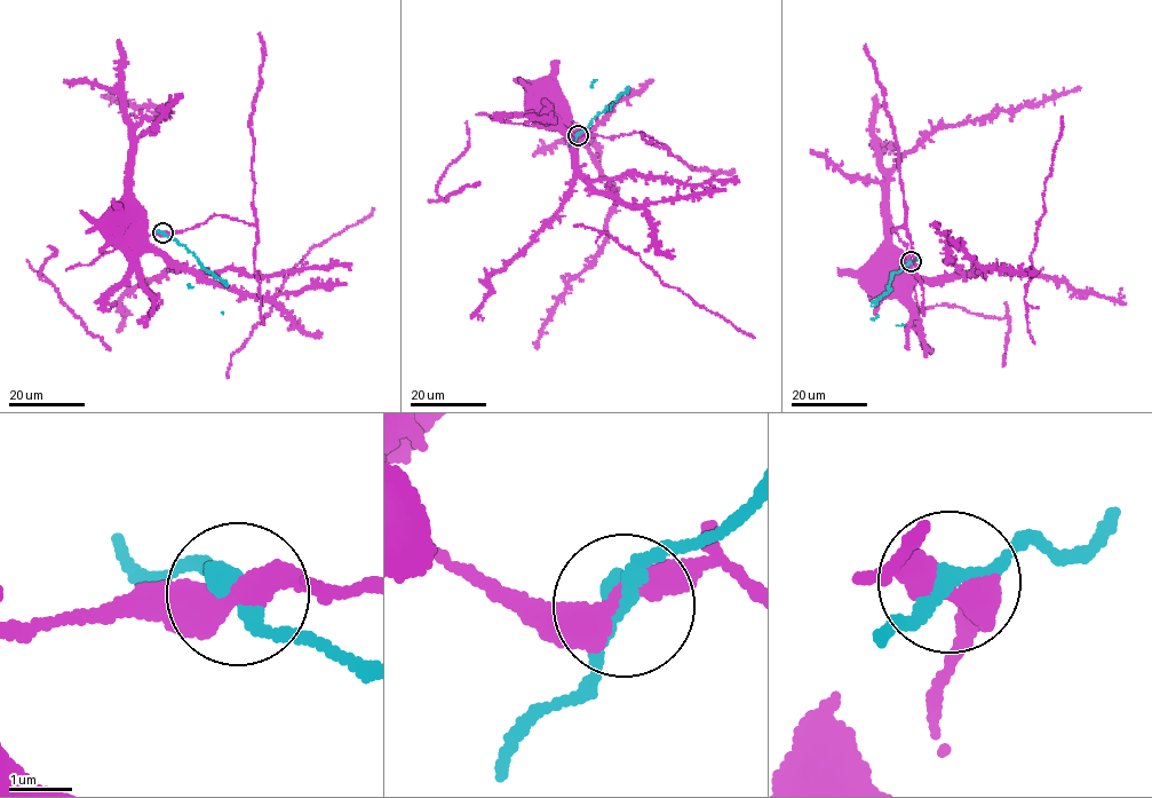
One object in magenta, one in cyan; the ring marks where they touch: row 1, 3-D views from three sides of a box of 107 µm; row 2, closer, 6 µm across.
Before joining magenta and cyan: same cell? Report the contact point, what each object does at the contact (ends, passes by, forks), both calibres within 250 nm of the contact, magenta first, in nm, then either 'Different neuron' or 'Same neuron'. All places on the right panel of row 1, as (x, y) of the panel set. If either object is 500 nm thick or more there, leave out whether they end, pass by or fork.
Place: (911, 261). At the ring magenta passes by. At the ring cyan passes by. Thickness 440 nm (magenta) against 320 nm. Different neuron

